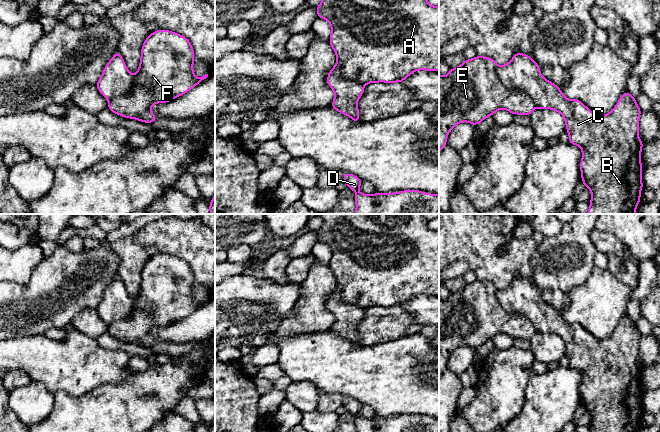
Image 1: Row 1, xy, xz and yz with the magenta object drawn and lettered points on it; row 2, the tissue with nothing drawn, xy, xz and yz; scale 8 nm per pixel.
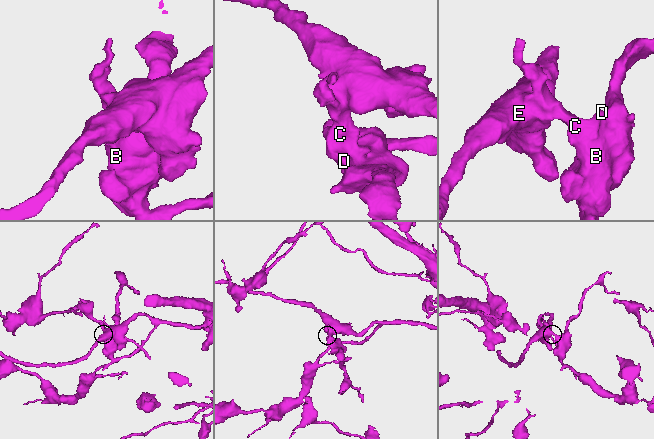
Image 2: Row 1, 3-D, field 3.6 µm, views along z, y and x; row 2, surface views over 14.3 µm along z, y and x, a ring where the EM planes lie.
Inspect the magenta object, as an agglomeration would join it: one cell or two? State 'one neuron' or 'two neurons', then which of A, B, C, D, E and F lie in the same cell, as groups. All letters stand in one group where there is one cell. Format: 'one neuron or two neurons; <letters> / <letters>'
two neurons; A E F / B C D

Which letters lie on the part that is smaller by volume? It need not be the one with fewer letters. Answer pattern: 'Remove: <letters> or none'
Remove: B, C, D

